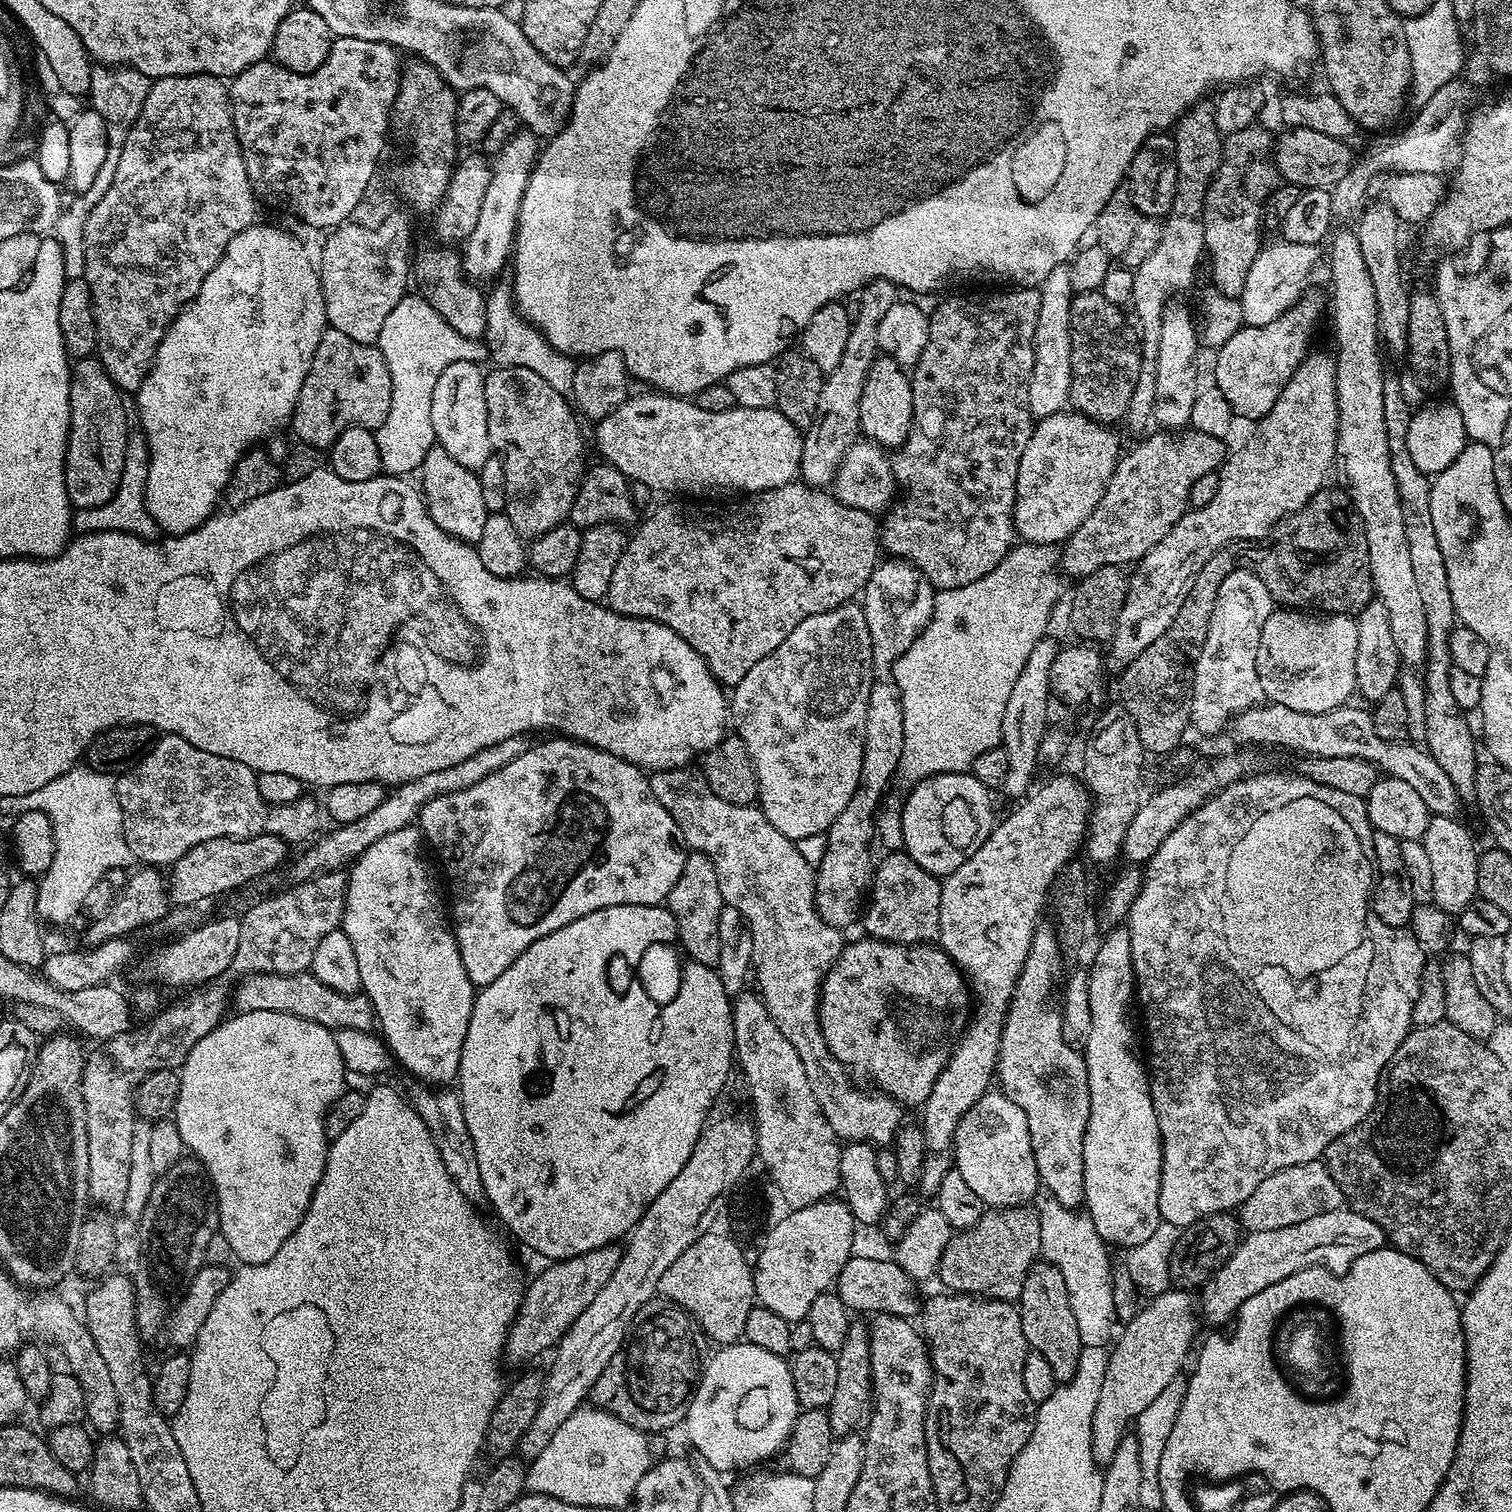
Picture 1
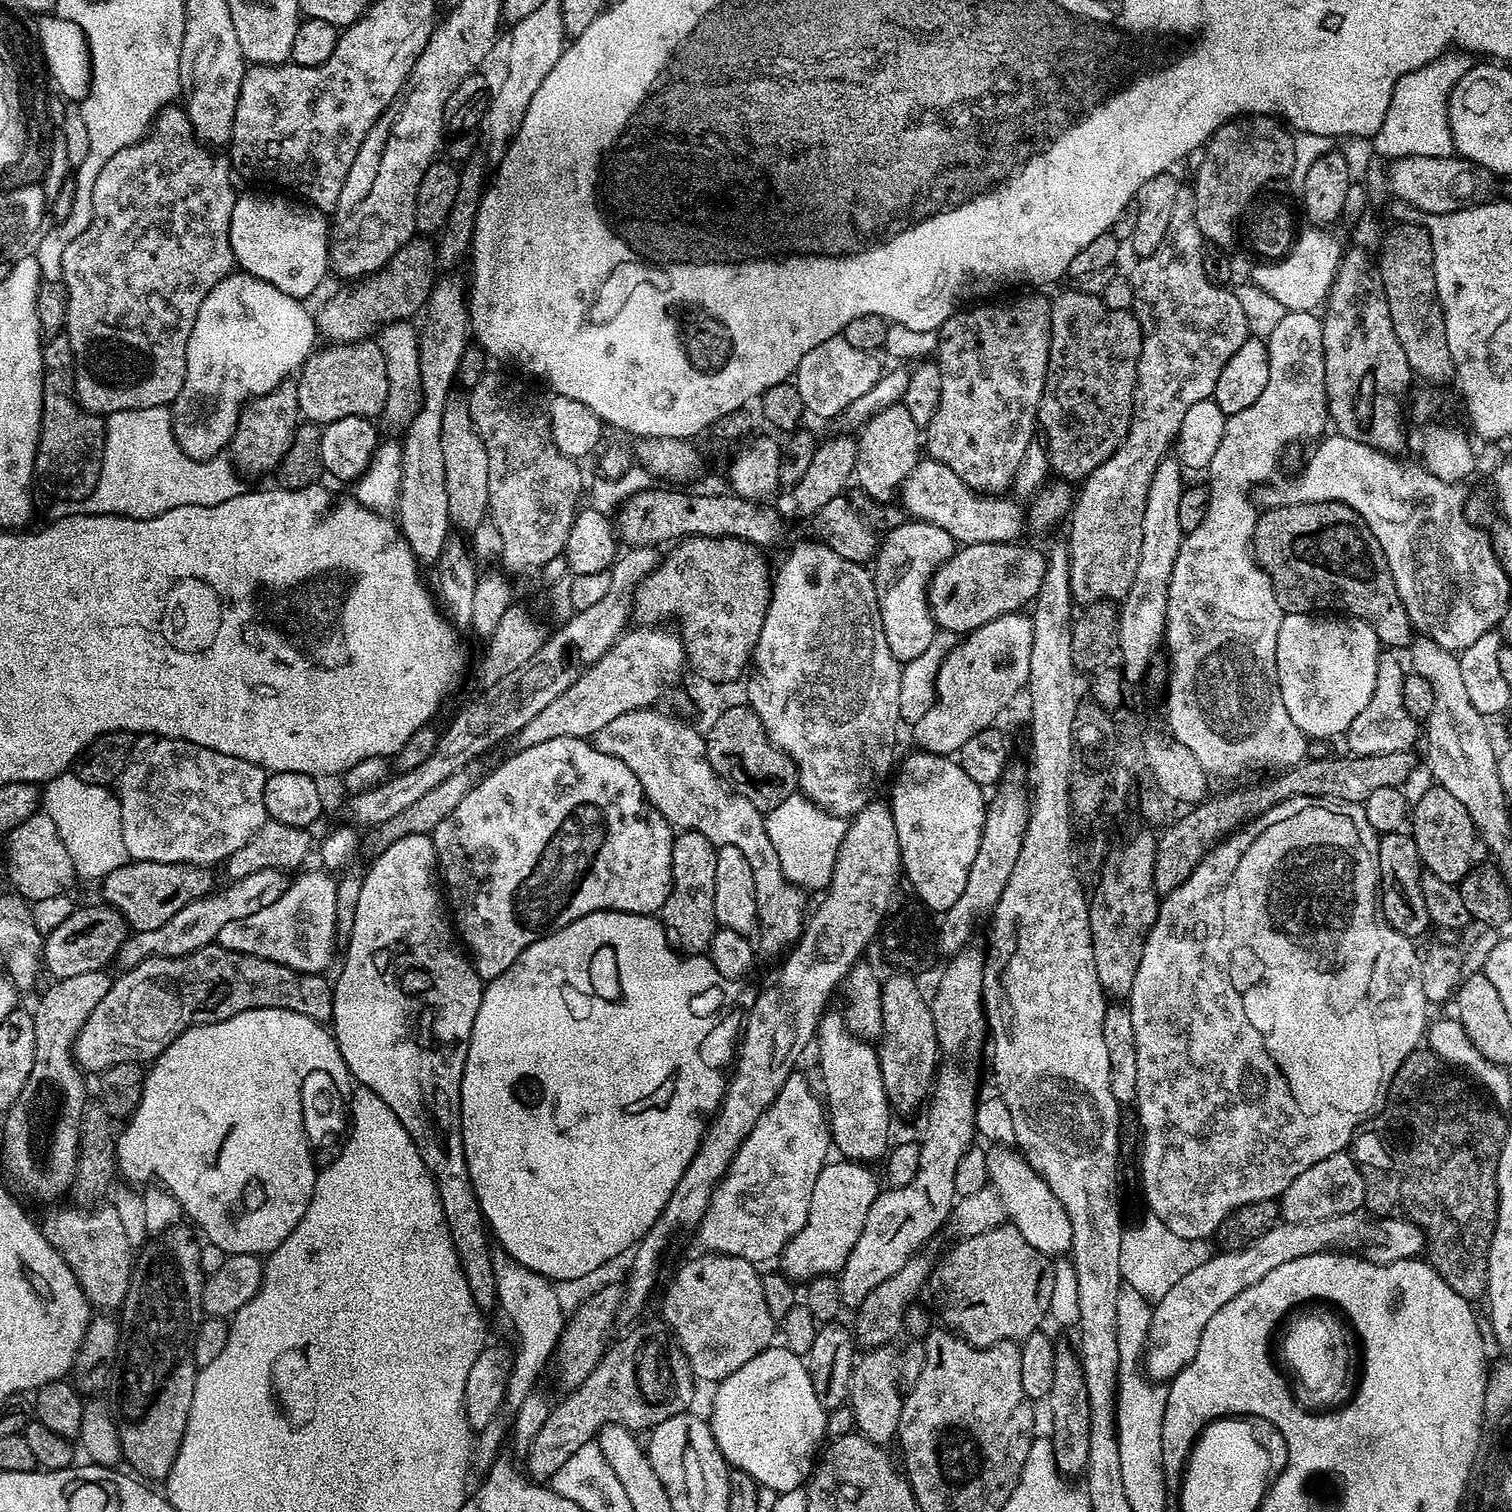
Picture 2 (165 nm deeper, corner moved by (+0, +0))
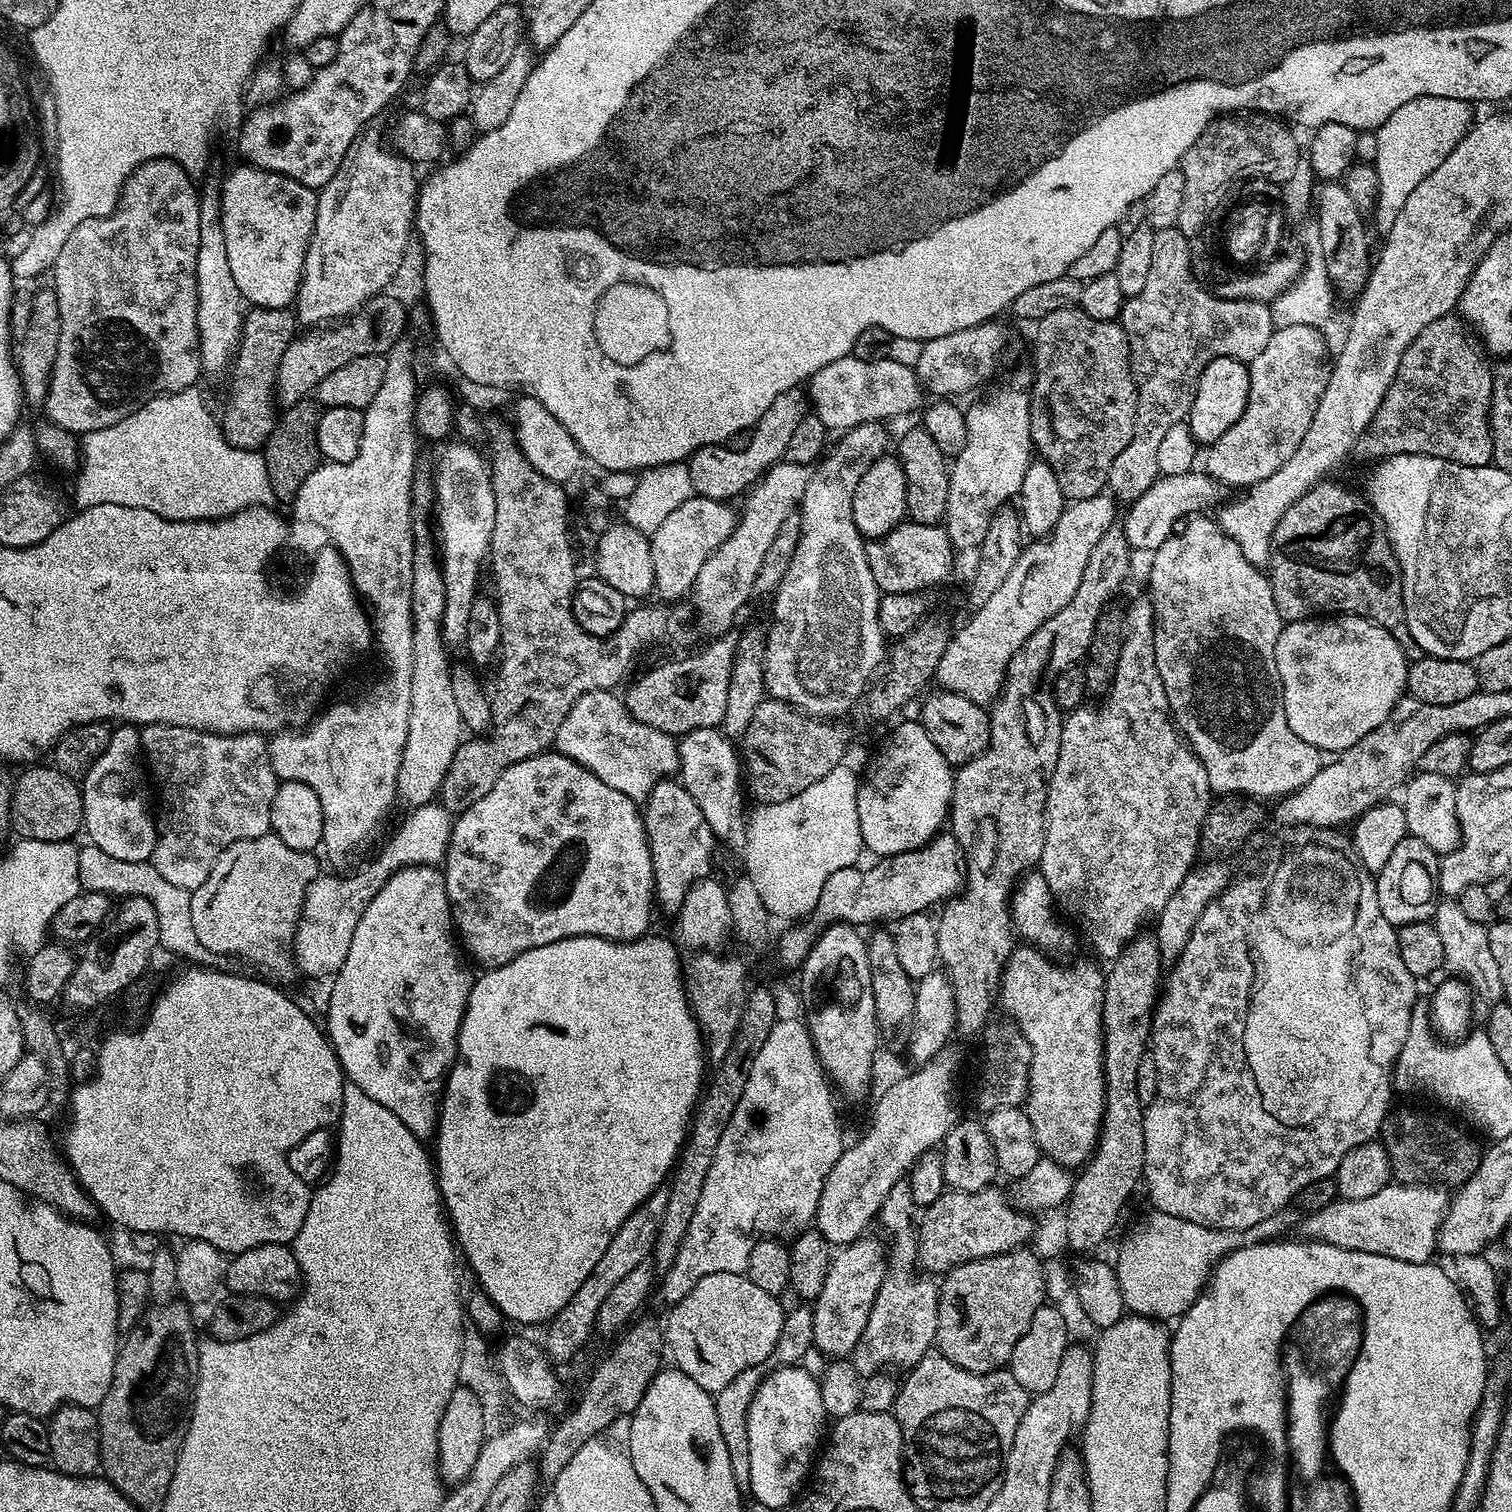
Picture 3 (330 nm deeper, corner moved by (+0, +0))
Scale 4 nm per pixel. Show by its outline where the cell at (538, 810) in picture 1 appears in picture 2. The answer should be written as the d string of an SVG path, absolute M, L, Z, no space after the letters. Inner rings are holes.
M550 738L550 742L519 749L515 754L517 756L502 761L485 780L484 777L477 779L470 794L466 794L466 798L462 798L462 802L458 802L458 806L454 806L454 810L450 810L450 814L446 814L446 818L442 818L442 822L438 822L436 829L430 833L436 847L438 872L446 889L446 904L450 909L455 931L463 947L472 955L472 967L485 982L498 978L498 974L506 971L518 958L518 954L526 950L526 946L538 942L543 936L549 936L551 932L570 926L570 922L586 914L629 912L651 916L659 913L672 889L674 829L668 819L658 809L653 808L642 790L642 782L634 778L634 770L630 770L630 766L626 766L622 758L602 754L595 743L578 738Z

